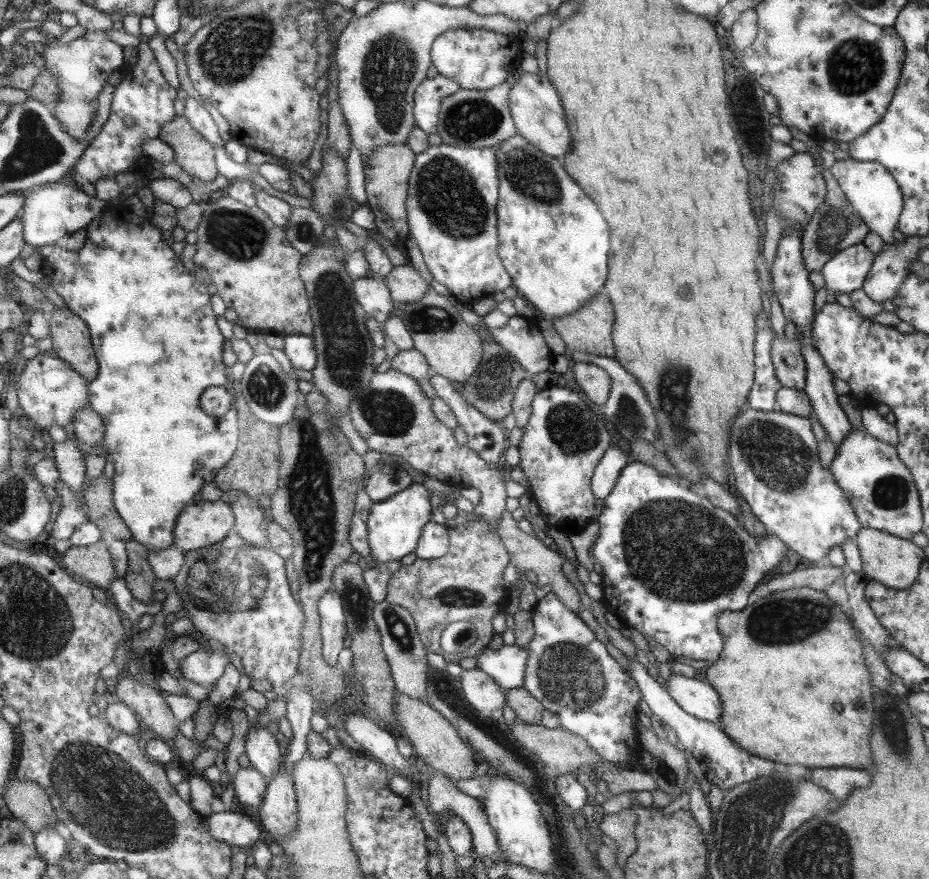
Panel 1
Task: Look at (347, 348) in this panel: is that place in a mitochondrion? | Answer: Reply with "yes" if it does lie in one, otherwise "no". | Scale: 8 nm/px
yes

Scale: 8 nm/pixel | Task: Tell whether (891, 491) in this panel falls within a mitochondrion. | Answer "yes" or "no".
yes

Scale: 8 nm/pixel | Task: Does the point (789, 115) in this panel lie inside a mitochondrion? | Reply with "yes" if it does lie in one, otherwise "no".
no

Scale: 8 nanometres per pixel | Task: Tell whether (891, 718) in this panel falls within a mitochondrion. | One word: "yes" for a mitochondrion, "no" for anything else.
yes

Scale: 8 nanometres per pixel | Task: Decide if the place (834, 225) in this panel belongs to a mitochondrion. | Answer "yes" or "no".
yes

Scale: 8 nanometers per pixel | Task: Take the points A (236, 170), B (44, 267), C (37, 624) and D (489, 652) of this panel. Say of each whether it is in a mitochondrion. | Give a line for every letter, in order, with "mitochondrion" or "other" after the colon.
A: other
B: other
C: mitochondrion
D: other

